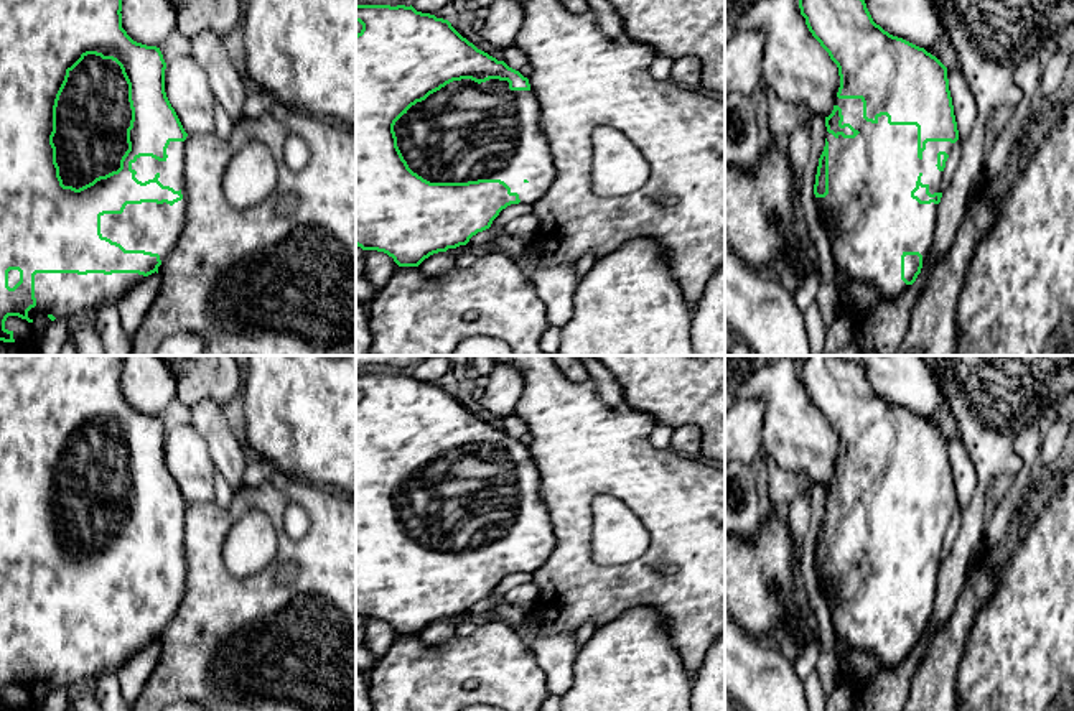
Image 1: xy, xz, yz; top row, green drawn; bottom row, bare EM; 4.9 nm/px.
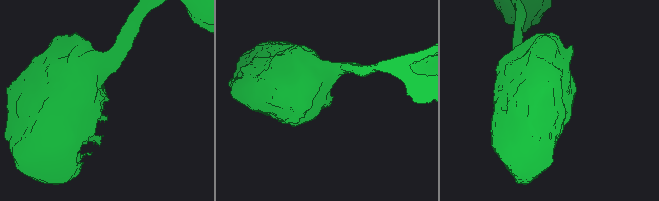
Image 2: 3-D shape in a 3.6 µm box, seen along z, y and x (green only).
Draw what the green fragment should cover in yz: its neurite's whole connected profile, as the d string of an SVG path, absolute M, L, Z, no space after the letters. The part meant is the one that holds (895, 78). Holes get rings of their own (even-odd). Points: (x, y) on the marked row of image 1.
M799 0L799 8L840 76L834 110L825 117L827 138L814 184L834 262L848 278L873 286L883 301L894 301L916 281L931 252L941 211L942 171L959 140L947 67L924 48L876 25L865 0Z

